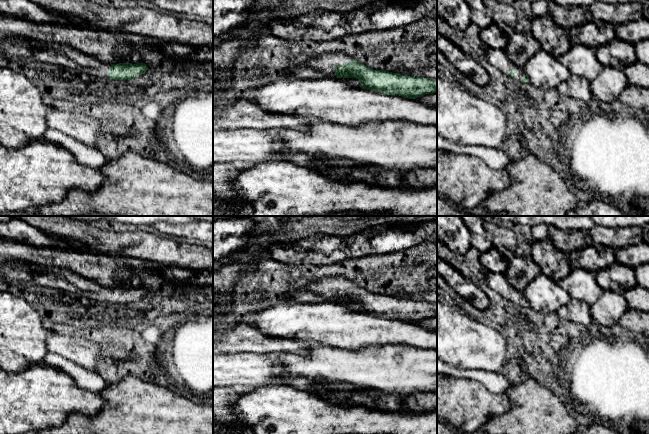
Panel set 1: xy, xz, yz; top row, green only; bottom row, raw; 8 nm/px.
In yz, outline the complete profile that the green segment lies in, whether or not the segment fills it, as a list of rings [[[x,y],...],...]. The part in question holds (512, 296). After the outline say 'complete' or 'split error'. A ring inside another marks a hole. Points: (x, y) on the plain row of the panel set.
[[[489,272],[485,283],[505,299],[510,300],[516,306],[529,307],[529,303],[523,292],[515,290],[507,281],[505,274]]] | split error

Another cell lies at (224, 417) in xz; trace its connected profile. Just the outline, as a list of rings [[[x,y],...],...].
[[[239,386],[213,387],[213,434],[253,434],[251,427],[241,422],[232,407],[248,388]]]

